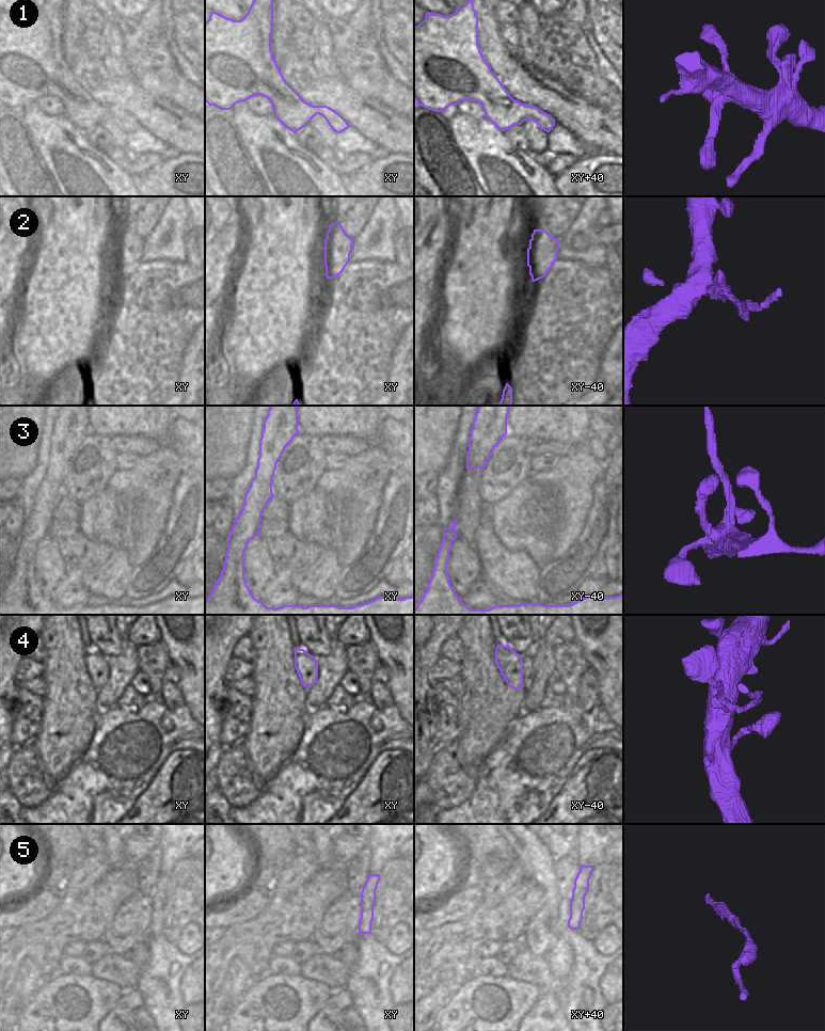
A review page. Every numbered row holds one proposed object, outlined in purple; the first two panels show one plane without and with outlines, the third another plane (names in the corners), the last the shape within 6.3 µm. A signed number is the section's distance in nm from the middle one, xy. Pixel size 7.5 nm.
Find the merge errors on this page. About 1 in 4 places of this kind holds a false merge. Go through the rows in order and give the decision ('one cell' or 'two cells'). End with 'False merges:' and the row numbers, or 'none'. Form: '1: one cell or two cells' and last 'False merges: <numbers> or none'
1: one cell
2: two cells
3: two cells
4: one cell
5: one cell
False merges: 2, 3

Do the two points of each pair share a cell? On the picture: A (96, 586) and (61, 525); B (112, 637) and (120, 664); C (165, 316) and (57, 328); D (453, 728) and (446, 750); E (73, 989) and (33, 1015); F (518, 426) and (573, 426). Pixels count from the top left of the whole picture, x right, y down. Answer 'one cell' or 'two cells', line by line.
A: one cell
B: two cells
C: two cells
D: two cells
E: one cell
F: one cell

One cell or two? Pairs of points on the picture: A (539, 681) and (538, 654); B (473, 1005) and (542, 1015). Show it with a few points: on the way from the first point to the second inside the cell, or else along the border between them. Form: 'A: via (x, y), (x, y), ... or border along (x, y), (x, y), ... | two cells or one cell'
A: via (538, 675), (538, 661) | one cell
B: border along (541, 992), (536, 1003), (521, 1019) | two cells

